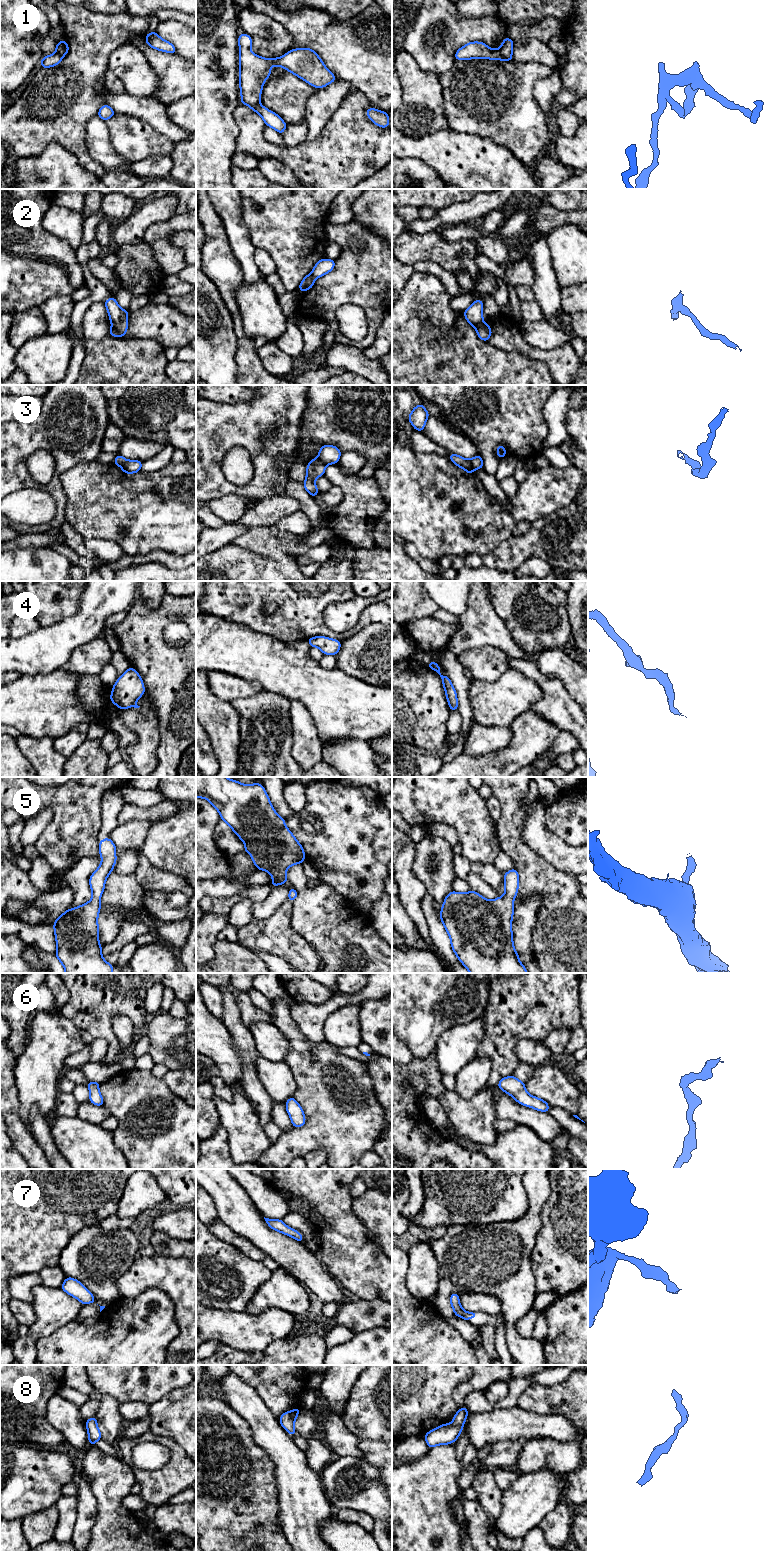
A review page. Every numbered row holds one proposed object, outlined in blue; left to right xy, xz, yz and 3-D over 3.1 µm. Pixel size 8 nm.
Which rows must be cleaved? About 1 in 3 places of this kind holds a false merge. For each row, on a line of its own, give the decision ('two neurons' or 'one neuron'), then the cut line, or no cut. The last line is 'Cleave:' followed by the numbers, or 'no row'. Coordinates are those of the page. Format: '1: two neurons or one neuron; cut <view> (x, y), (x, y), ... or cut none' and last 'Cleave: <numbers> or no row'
1: two neurons; cut yz (499, 48), (505, 57), (511, 58)
2: two neurons; cut xy (112, 324), (118, 335)
3: two neurons; cut yz (467, 460), (474, 469)
4: one neuron; cut none
5: one neuron; cut none
6: one neuron; cut none
7: one neuron; cut none
8: one neuron; cut none
Cleave: 1, 2, 3

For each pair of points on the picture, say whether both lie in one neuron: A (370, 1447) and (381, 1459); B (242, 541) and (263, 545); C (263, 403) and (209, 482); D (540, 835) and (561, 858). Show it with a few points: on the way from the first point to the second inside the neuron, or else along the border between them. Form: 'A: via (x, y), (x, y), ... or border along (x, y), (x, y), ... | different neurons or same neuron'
A: via (373, 1450), (379, 1456) | same neuron
B: via (247, 541), (258, 541) | same neuron
C: via (243, 423), (218, 448), (209, 459), (209, 462) | same neuron
D: via (544, 841), (555, 852) | same neuron

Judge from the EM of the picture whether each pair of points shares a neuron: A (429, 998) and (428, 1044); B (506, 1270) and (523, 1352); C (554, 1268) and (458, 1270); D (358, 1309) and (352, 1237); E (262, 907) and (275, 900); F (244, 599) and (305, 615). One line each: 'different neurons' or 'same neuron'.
A: same neuron
B: same neuron
C: different neurons
D: different neurons
E: same neuron
F: same neuron

